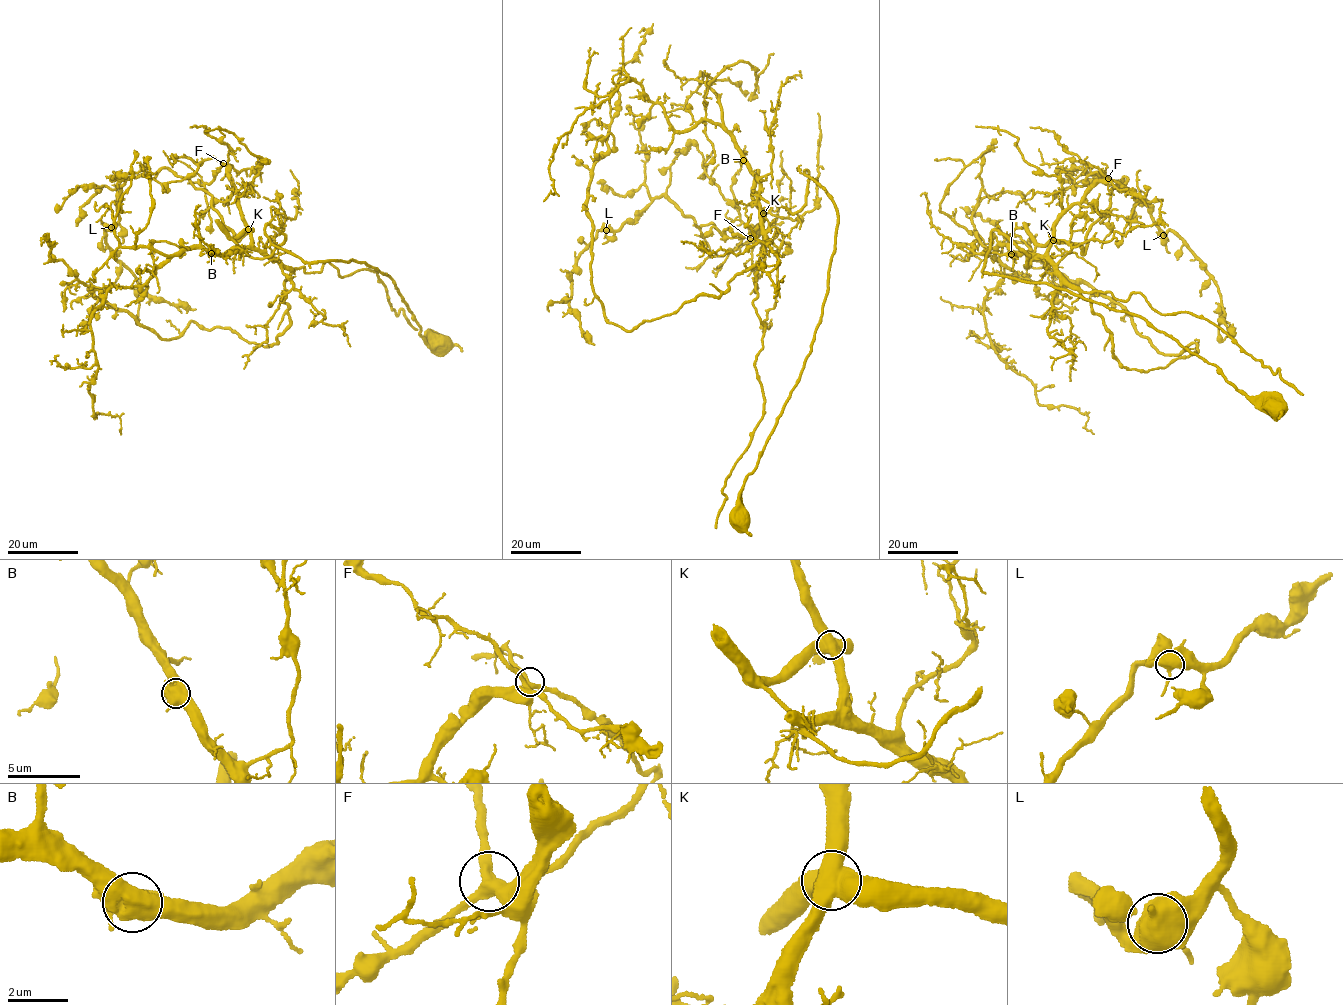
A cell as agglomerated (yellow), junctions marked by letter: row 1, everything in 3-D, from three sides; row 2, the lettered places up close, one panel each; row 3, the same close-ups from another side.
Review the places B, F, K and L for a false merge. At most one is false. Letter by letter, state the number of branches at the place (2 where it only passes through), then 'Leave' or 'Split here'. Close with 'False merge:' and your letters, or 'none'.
B: Branches: 5. Leave
F: Branches: 4. Leave
K: Branches: 4. Split here
L: Branches: 3. Leave
False merge: K

